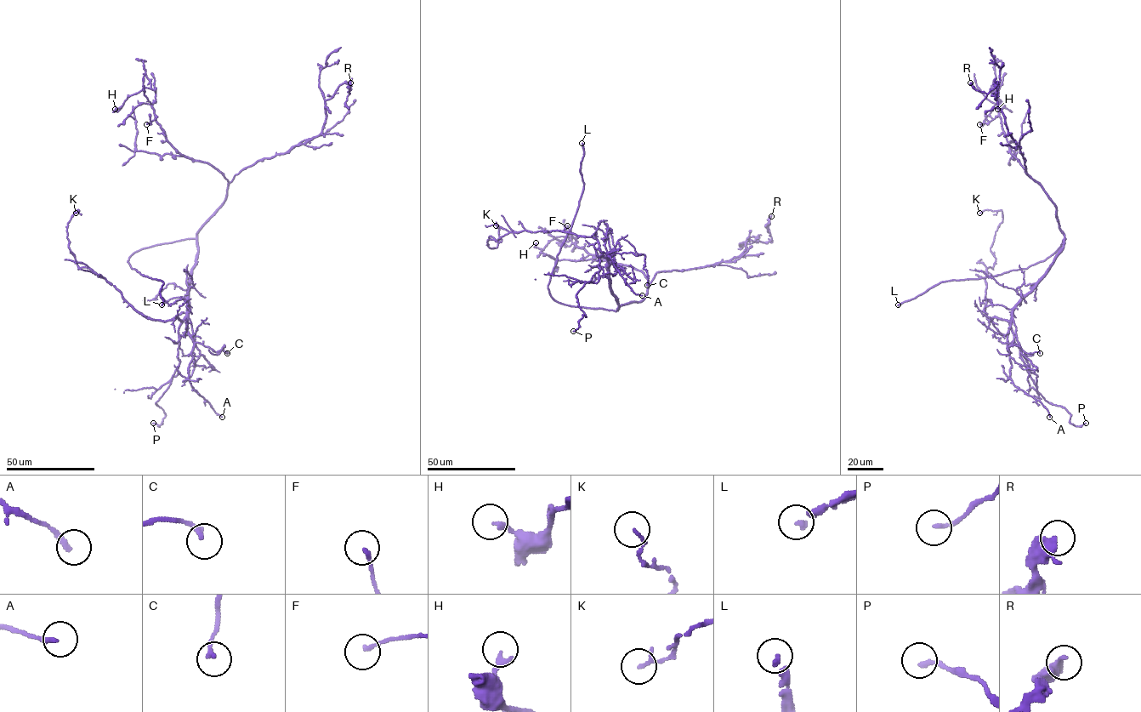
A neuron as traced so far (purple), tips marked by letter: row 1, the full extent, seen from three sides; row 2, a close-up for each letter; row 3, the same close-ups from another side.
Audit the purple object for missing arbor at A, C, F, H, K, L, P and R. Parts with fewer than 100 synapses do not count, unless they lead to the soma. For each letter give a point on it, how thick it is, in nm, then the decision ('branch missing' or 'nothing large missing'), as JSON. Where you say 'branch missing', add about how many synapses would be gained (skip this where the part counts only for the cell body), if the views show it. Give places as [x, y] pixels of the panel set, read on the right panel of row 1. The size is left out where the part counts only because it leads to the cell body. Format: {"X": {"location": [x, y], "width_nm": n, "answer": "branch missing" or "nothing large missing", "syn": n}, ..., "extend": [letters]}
{"A": {"location": [1049, 417], "width_nm": 220, "answer": "nothing large missing"}, "C": {"location": [1040, 353], "width_nm": 180, "answer": "nothing large missing"}, "F": {"location": [979, 124], "width_nm": 150, "answer": "nothing large missing"}, "H": {"location": [997, 109], "width_nm": 200, "answer": "nothing large missing"}, "K": {"location": [979, 213], "width_nm": 160, "answer": "nothing large missing"}, "L": {"location": [898, 304], "width_nm": 240, "answer": "branch missing"}, "P": {"location": [1086, 423], "width_nm": 180, "answer": "nothing large missing"}, "R": {"location": [970, 82], "width_nm": 360, "answer": "nothing large missing"}, "extend": ["L"]}

